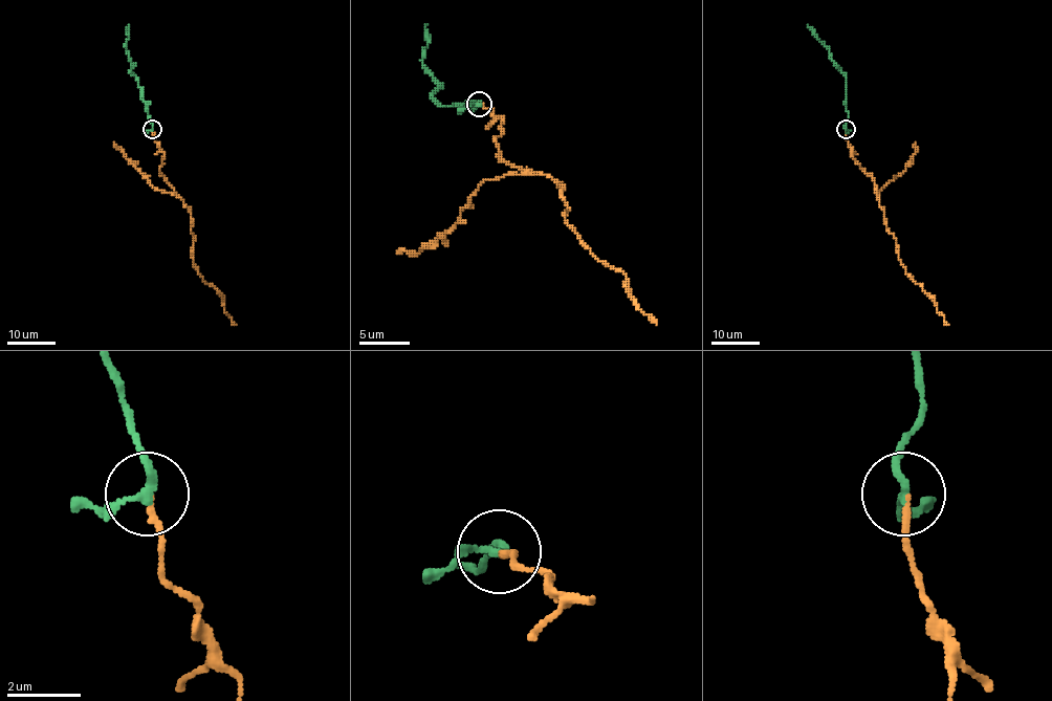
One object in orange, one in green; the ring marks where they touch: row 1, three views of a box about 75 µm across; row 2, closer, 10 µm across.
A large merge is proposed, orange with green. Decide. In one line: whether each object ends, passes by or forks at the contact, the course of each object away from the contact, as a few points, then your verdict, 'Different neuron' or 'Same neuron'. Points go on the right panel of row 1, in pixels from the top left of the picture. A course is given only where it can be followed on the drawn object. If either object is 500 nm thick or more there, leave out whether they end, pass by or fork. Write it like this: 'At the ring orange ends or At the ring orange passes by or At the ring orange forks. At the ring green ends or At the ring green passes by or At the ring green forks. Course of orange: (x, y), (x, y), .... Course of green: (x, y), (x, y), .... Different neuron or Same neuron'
At the ring orange ends. At the ring green passes by. Course of orange: (847, 130), (852, 158), (875, 183), (900, 264), (949, 325). Course of green: (845, 130), (847, 75), (808, 24). Same neuron

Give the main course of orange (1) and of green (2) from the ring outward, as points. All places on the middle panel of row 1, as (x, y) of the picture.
1: (478, 106), (504, 118), (499, 154), (560, 184), (565, 220), (626, 277), (631, 300), (656, 325)
2: (478, 103), (473, 108), (440, 106), (433, 99), (437, 85), (422, 63), (428, 24)

